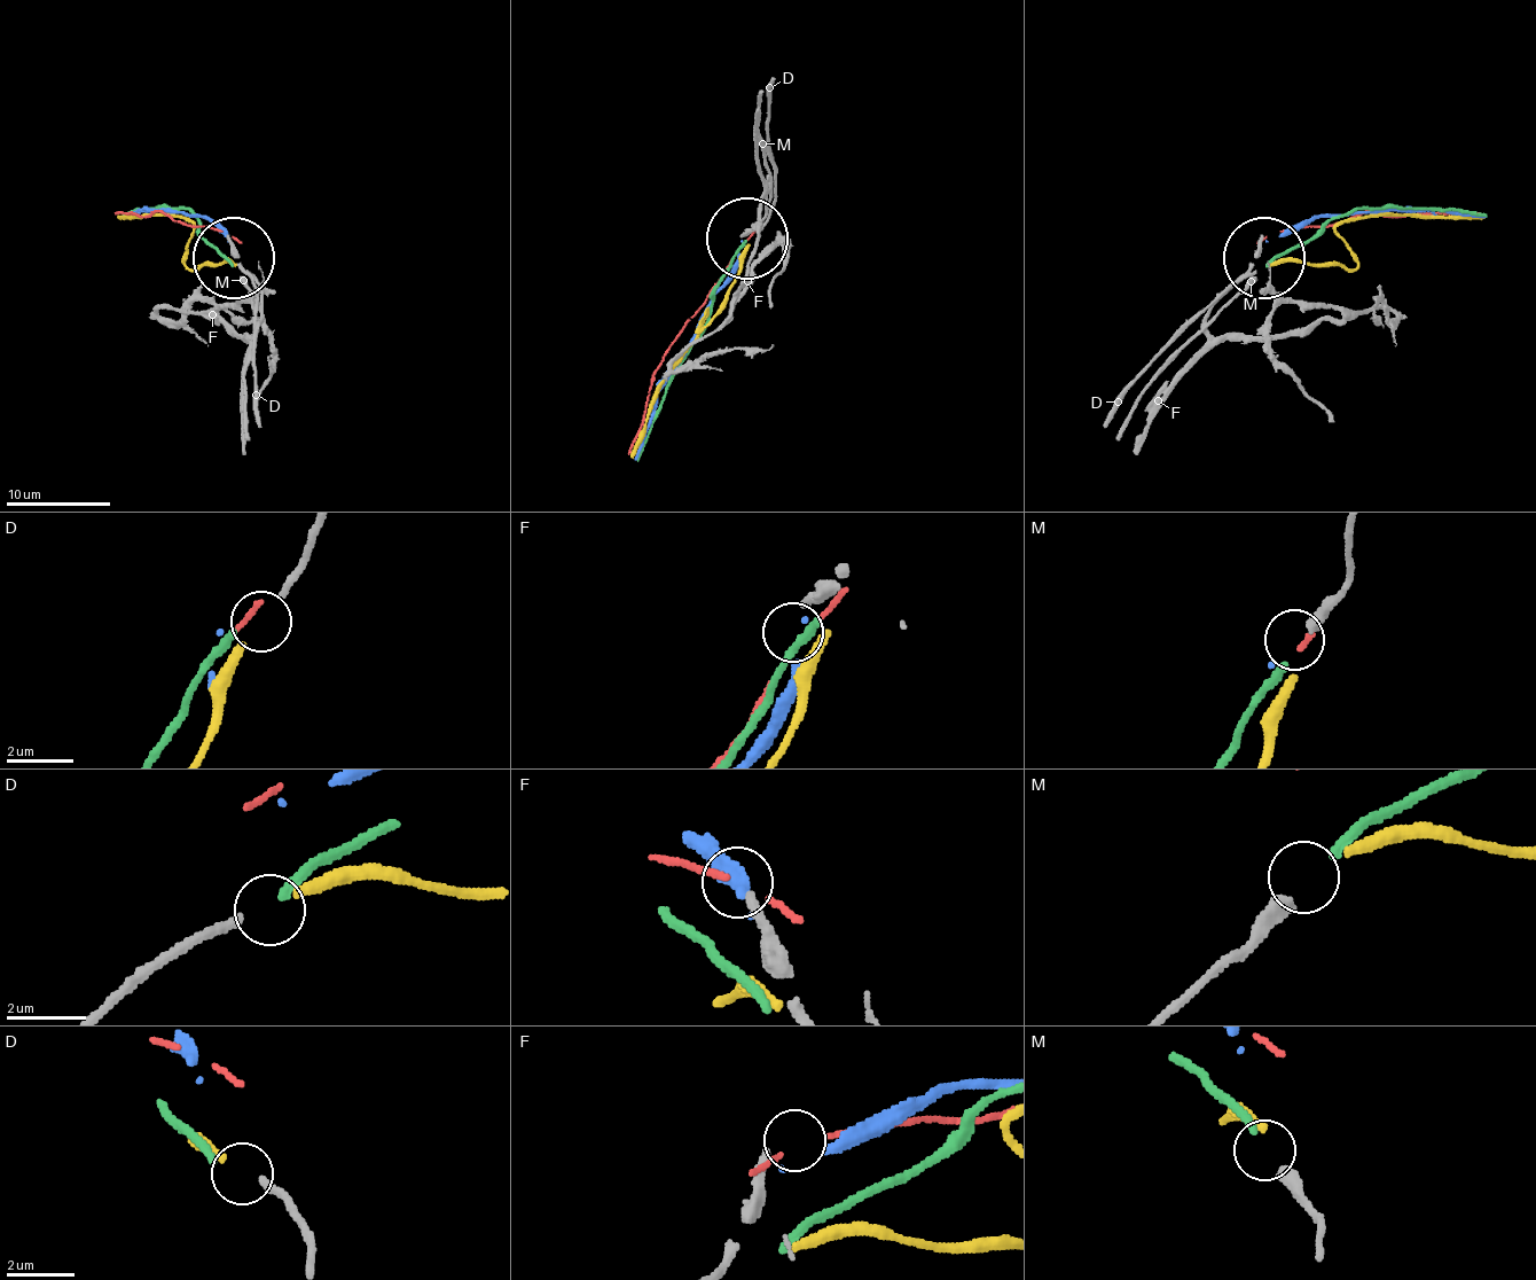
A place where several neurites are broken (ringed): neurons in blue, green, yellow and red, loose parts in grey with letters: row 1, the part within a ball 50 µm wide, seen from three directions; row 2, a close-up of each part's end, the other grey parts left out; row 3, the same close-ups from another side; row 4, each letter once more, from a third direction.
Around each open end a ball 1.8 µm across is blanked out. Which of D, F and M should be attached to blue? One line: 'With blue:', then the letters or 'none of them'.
With blue: none of them

